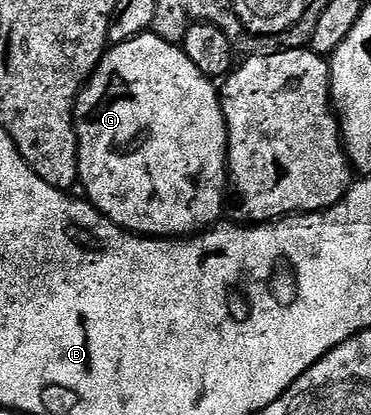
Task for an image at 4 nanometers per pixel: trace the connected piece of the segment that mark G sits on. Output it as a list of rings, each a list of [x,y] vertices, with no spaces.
[[[142,34],[122,44],[112,45],[97,64],[89,83],[77,95],[73,122],[77,130],[77,175],[80,187],[85,187],[84,199],[99,209],[113,224],[119,225],[127,232],[136,232],[138,236],[184,238],[212,228],[222,219],[221,207],[224,206],[225,200],[227,204],[229,132],[225,128],[219,88],[199,70],[199,66],[195,66],[195,62],[191,62],[191,58],[187,58],[185,51],[178,45],[163,42],[163,38],[152,34]]]

